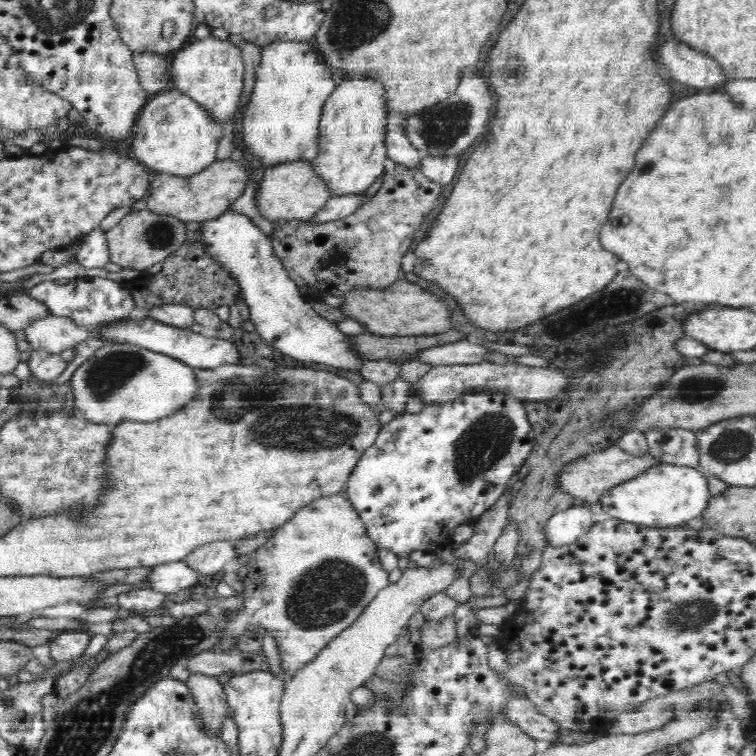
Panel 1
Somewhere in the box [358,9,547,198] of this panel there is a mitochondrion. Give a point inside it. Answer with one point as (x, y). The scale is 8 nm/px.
(443, 126)

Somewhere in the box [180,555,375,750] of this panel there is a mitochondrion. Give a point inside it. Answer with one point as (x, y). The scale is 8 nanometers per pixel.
(321, 596)

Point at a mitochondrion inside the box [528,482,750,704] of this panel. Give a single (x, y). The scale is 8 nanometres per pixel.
(692, 614)

